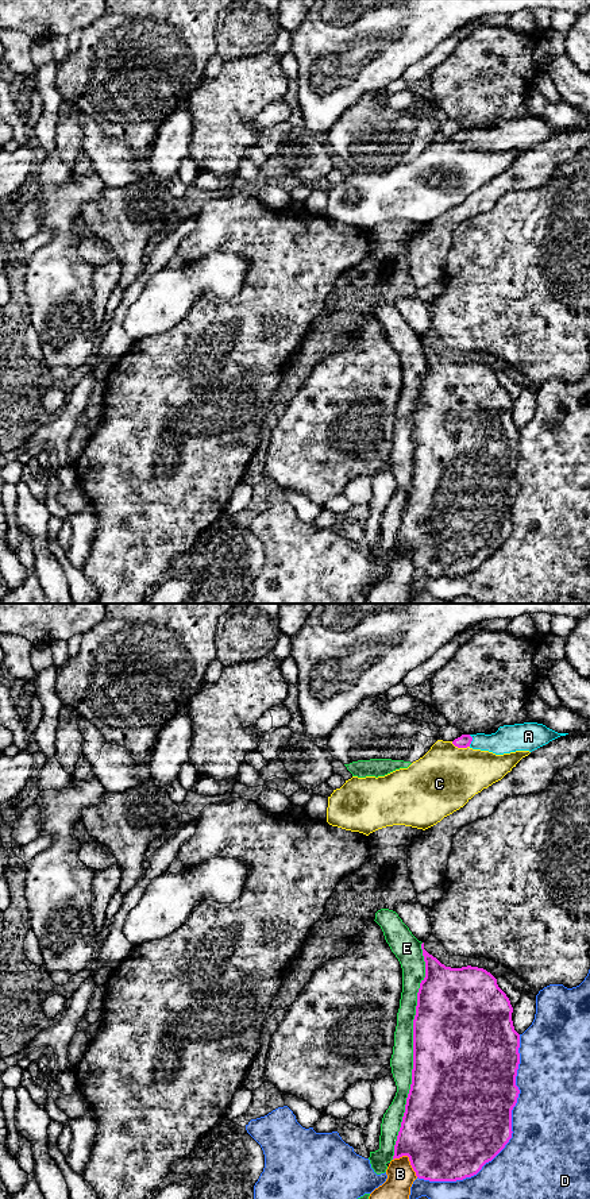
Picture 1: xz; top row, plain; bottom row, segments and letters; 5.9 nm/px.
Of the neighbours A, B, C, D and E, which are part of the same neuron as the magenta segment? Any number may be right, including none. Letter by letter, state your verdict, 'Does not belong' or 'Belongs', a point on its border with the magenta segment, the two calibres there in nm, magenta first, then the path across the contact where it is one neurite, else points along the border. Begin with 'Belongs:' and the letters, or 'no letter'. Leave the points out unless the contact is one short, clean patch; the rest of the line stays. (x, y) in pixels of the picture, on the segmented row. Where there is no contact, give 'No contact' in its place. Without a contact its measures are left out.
Belongs: A
A: Belongs. Touches magenta at xz (471, 740). Thickness 80 nm (magenta) against 160 nm. Path across: xz (465, 740), (471, 740), (508, 739)
B: Does not belong. Touches magenta at xz (409, 1160). Thickness 500 nm (magenta) against 160 nm
C: Does not belong. Touches magenta at xz (461, 747). Thickness 80 nm (magenta) against 380 nm
D: Does not belong. Touches magenta at xz (512, 1132). Thickness 480 nm (magenta) against 480 nm
E: Does not belong. Touches magenta at xz (413, 1051). Thickness 500 nm (magenta) against 140 nm

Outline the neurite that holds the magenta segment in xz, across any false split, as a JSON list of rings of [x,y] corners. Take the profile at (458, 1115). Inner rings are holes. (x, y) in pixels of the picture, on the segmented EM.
[[[421,944],[425,961],[425,978],[420,983],[417,992],[416,1015],[413,1019],[413,1069],[412,1084],[406,1098],[405,1113],[394,1145],[394,1158],[408,1156],[413,1171],[419,1179],[429,1181],[456,1181],[477,1175],[482,1167],[491,1161],[512,1138],[512,1110],[517,1103],[520,1094],[516,1086],[516,1076],[520,1064],[520,1034],[514,1030],[510,1005],[506,994],[498,987],[497,979],[483,968],[462,967],[451,968],[441,964],[436,957],[429,955]]]

